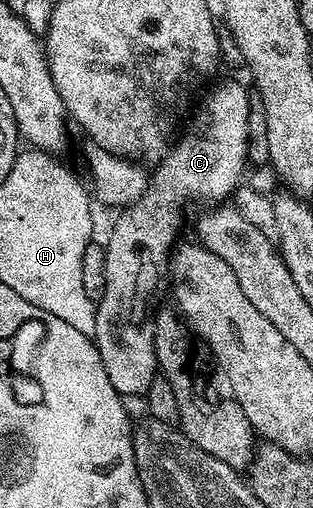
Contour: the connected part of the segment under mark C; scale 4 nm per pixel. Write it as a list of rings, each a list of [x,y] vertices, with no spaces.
[[[231,80],[223,84],[203,105],[195,116],[195,121],[187,128],[183,137],[174,141],[167,155],[159,161],[150,177],[145,194],[137,198],[137,202],[127,205],[118,213],[111,233],[105,239],[105,294],[97,302],[97,326],[95,327],[95,349],[101,354],[101,362],[105,362],[105,374],[109,374],[109,382],[124,398],[142,397],[149,390],[157,375],[155,362],[155,329],[149,319],[152,311],[151,299],[158,292],[168,291],[169,273],[173,249],[180,239],[179,227],[183,224],[183,203],[186,200],[200,200],[203,206],[211,206],[232,195],[239,188],[243,179],[243,167],[248,167],[246,152],[246,134],[250,112],[249,92],[237,81]]]

